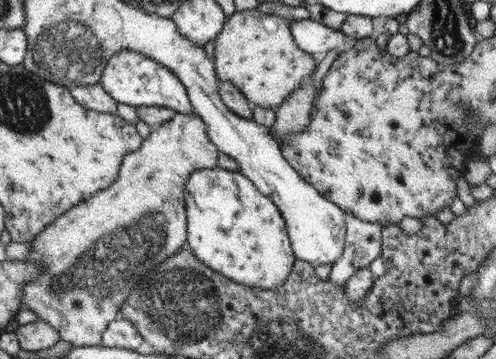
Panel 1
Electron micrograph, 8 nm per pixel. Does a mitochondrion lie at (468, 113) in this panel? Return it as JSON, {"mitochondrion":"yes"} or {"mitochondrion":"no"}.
{"mitochondrion":"no"}

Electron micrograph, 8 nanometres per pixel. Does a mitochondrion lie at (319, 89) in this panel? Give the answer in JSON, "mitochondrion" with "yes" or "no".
{"mitochondrion":"no"}

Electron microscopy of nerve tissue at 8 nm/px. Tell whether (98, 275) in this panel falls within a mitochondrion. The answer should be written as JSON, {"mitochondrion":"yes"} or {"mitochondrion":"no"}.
{"mitochondrion":"yes"}

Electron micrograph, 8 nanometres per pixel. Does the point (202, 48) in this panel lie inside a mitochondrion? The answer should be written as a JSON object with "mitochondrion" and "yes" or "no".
{"mitochondrion":"no"}

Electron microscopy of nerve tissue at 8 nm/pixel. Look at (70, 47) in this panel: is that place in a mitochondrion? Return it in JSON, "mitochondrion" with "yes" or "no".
{"mitochondrion":"yes"}

